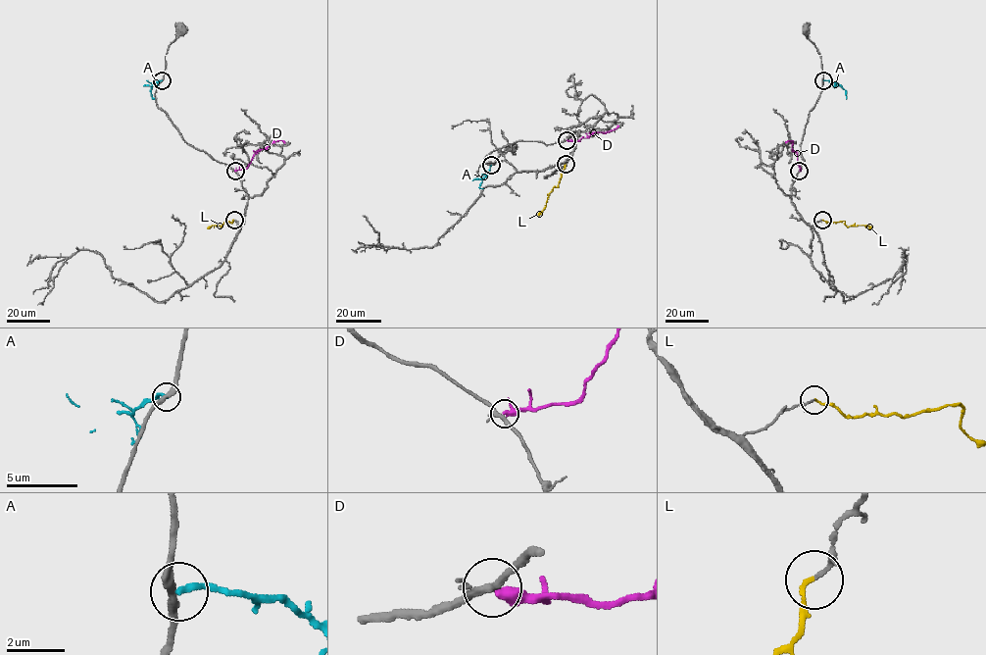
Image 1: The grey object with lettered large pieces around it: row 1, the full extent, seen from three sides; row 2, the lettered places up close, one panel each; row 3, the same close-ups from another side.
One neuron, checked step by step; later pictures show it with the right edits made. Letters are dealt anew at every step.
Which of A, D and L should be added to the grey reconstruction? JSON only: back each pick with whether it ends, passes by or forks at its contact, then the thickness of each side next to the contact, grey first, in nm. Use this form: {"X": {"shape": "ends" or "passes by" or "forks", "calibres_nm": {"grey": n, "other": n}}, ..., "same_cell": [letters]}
{"L": {"shape": "ends", "calibres_nm": {"grey": 90, "other": 140}}, "same_cell": ["L"]}

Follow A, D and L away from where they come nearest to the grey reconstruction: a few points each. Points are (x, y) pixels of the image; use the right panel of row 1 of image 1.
A: (823, 80), (839, 83), (845, 90), (846, 98)
D: (799, 171), (793, 142), (785, 142)
L: (822, 220), (844, 221), (847, 226), (872, 228)

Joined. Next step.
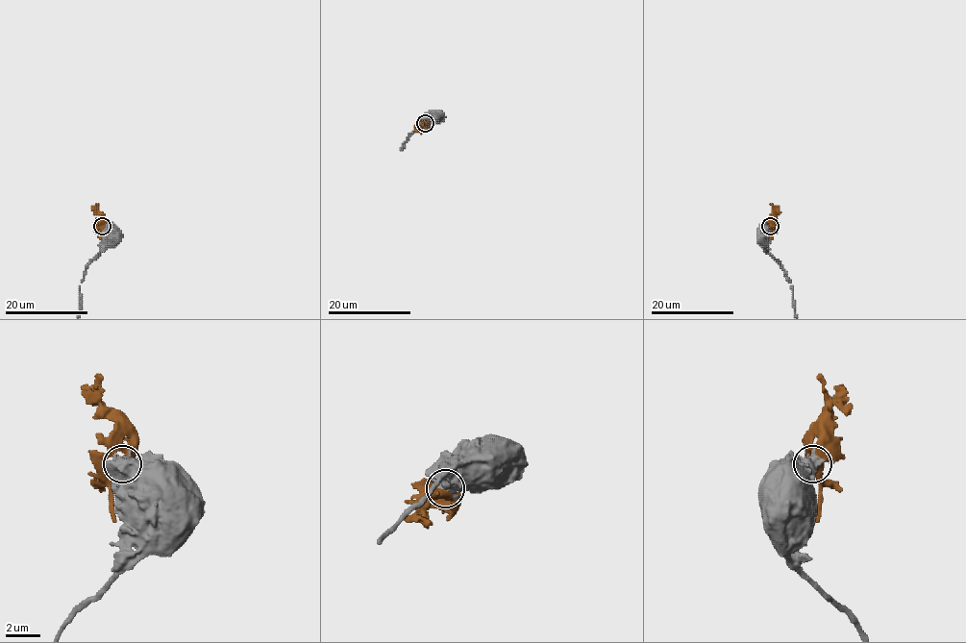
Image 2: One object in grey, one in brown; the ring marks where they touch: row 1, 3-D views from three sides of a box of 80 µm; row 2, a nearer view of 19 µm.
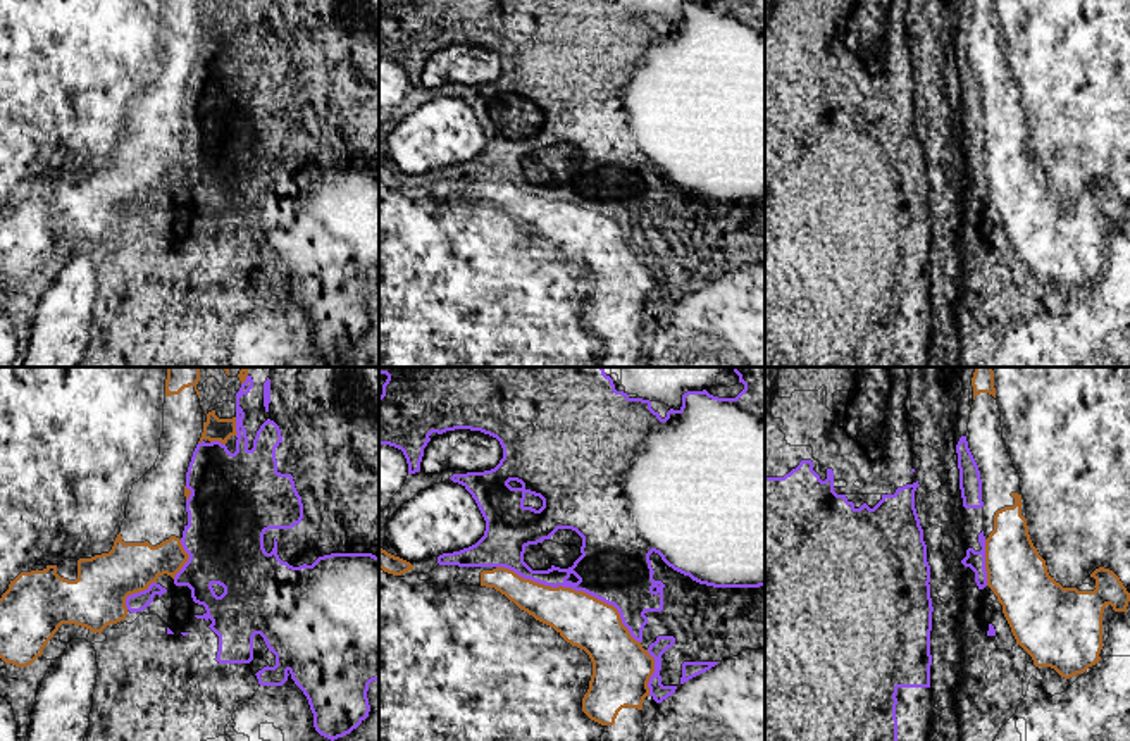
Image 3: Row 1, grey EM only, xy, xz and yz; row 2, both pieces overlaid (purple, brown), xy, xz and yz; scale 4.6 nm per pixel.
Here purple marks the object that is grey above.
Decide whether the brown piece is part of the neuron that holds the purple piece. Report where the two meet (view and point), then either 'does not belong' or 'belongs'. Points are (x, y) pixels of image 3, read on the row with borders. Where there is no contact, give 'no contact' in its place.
meets purple in xz at (574, 588); does not belong

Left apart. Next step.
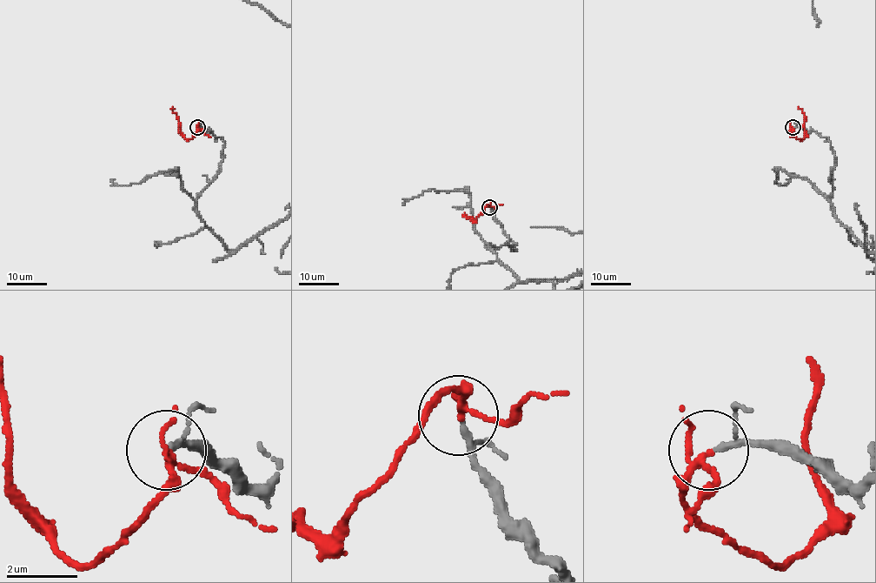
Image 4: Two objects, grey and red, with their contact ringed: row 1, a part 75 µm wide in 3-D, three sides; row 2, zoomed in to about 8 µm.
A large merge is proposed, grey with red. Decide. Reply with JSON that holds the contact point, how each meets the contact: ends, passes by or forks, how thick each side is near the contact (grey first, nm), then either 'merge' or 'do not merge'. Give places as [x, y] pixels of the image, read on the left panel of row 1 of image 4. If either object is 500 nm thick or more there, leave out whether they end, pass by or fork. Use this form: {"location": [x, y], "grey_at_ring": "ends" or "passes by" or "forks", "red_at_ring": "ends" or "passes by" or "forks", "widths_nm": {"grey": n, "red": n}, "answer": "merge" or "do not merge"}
{"location": [197, 127], "grey_at_ring": "passes by", "red_at_ring": "forks", "widths_nm": {"grey": 120, "red": 140}, "answer": "merge"}

